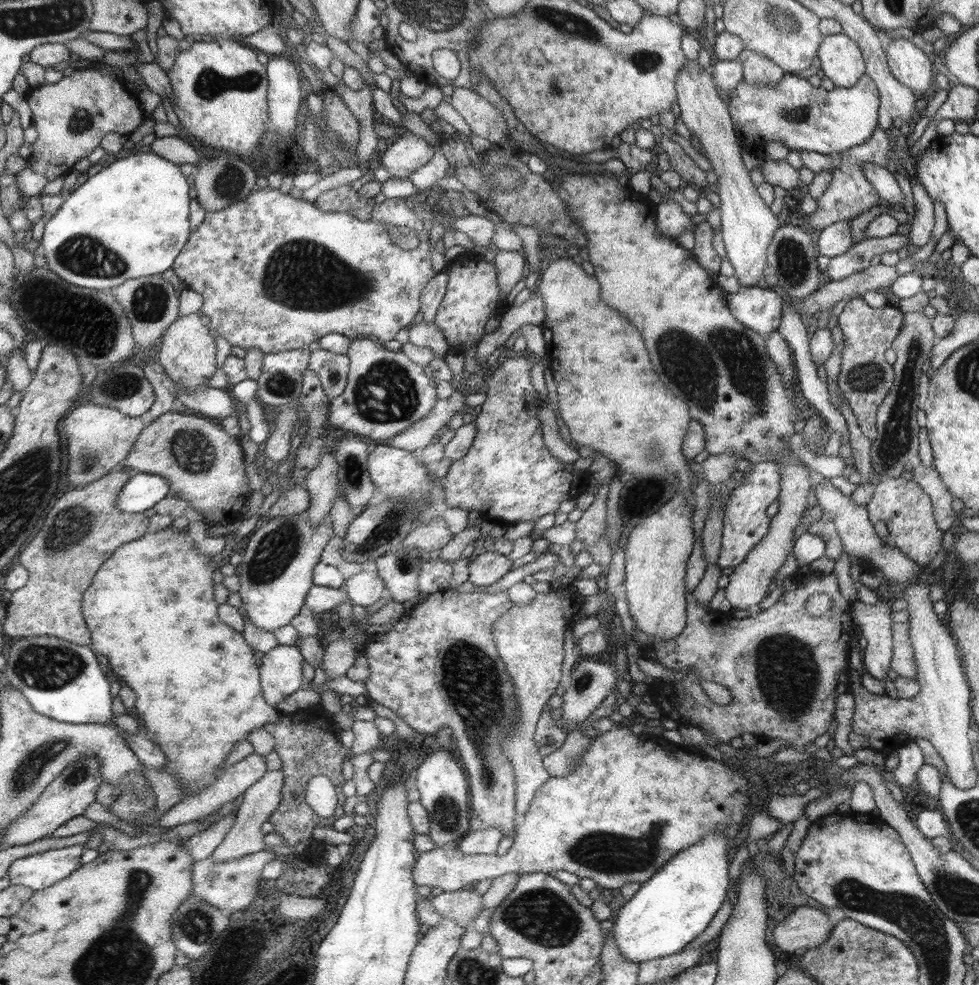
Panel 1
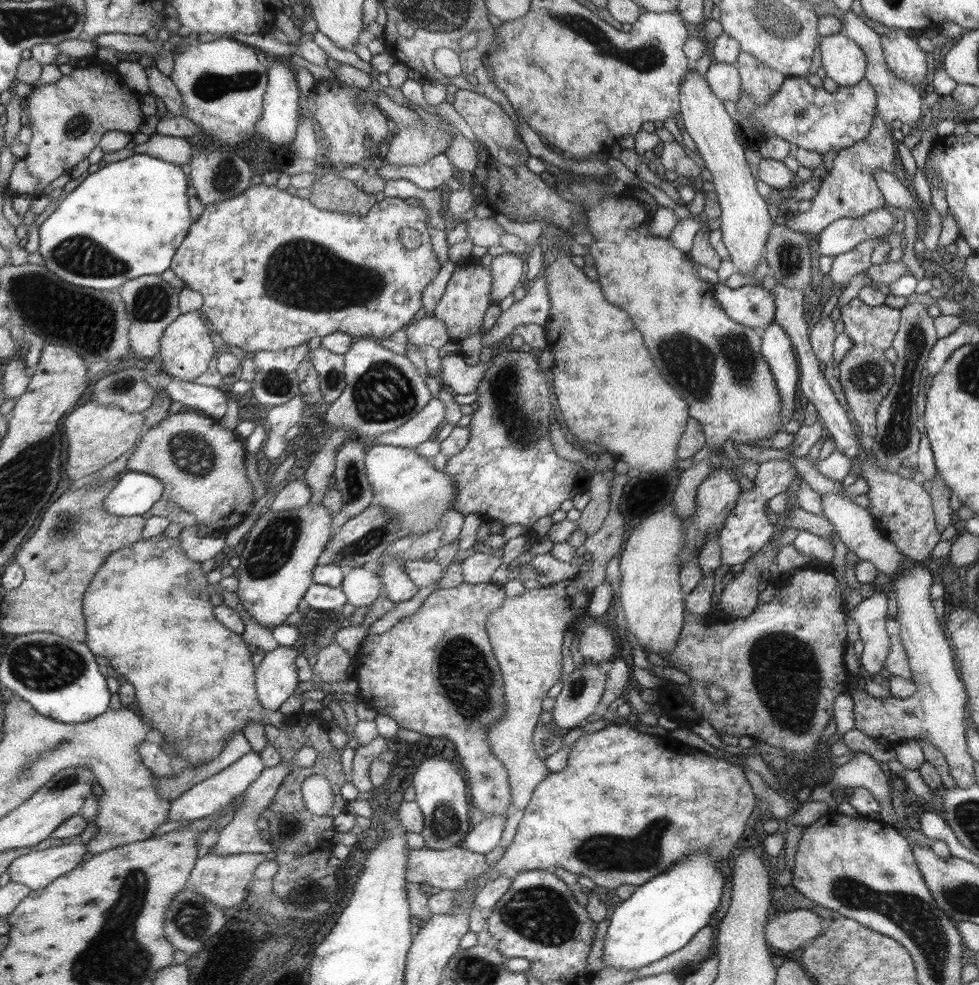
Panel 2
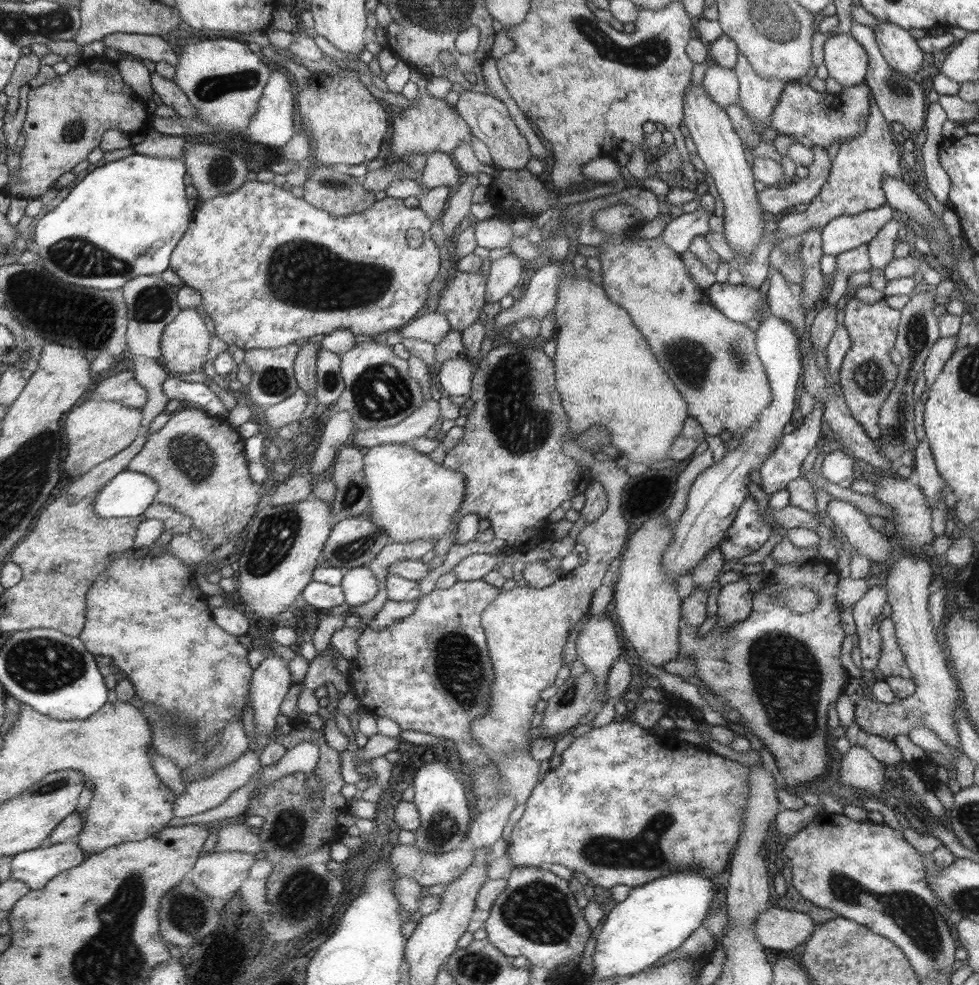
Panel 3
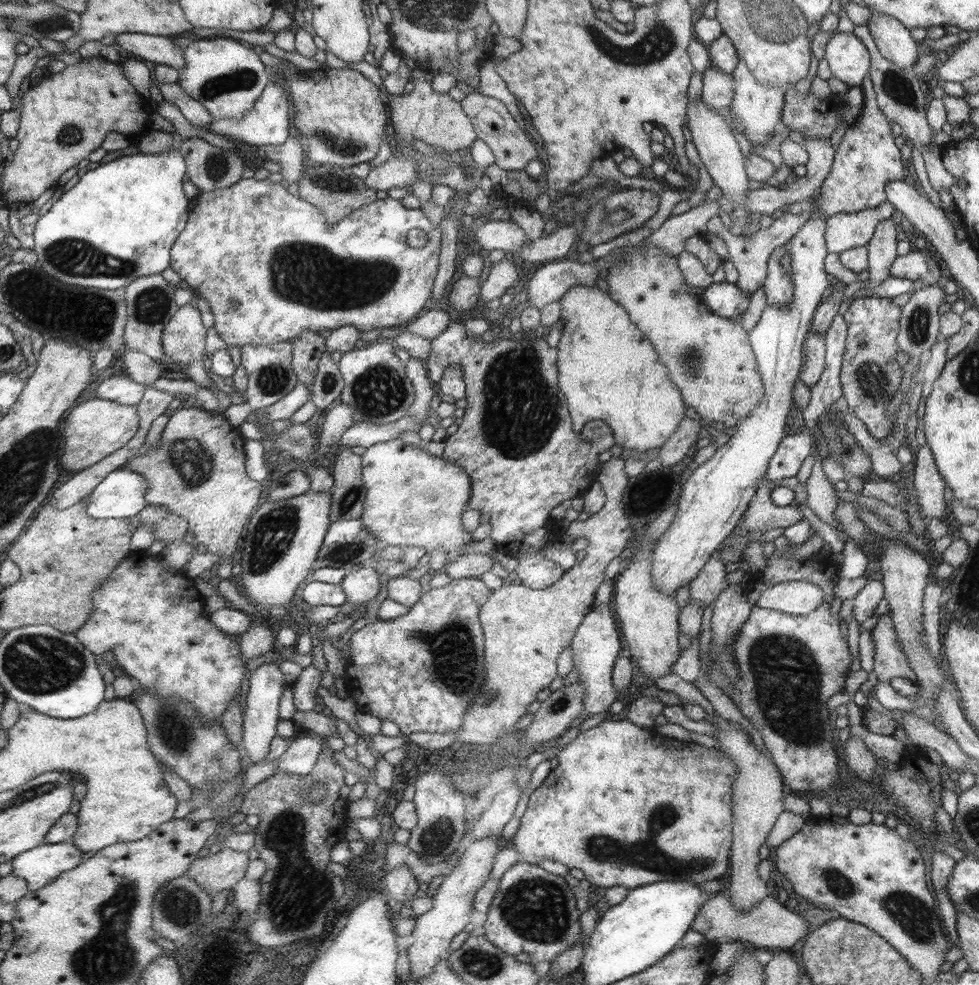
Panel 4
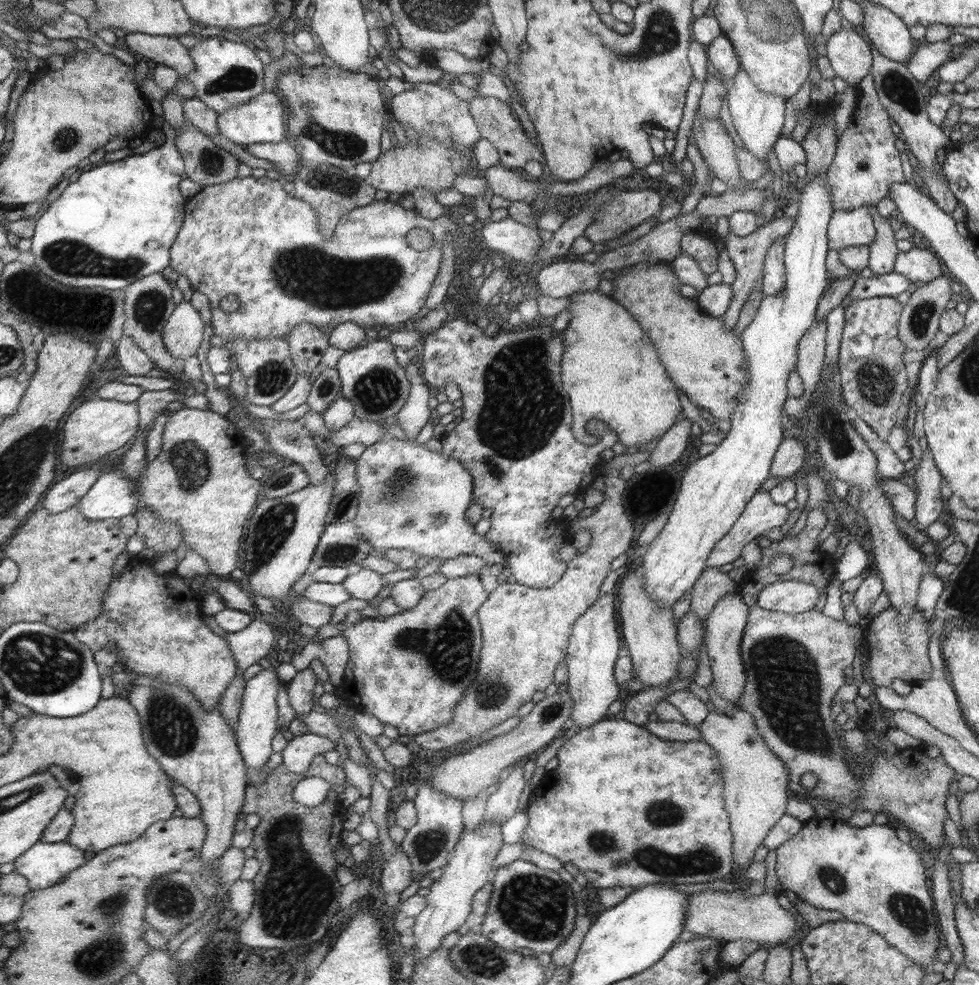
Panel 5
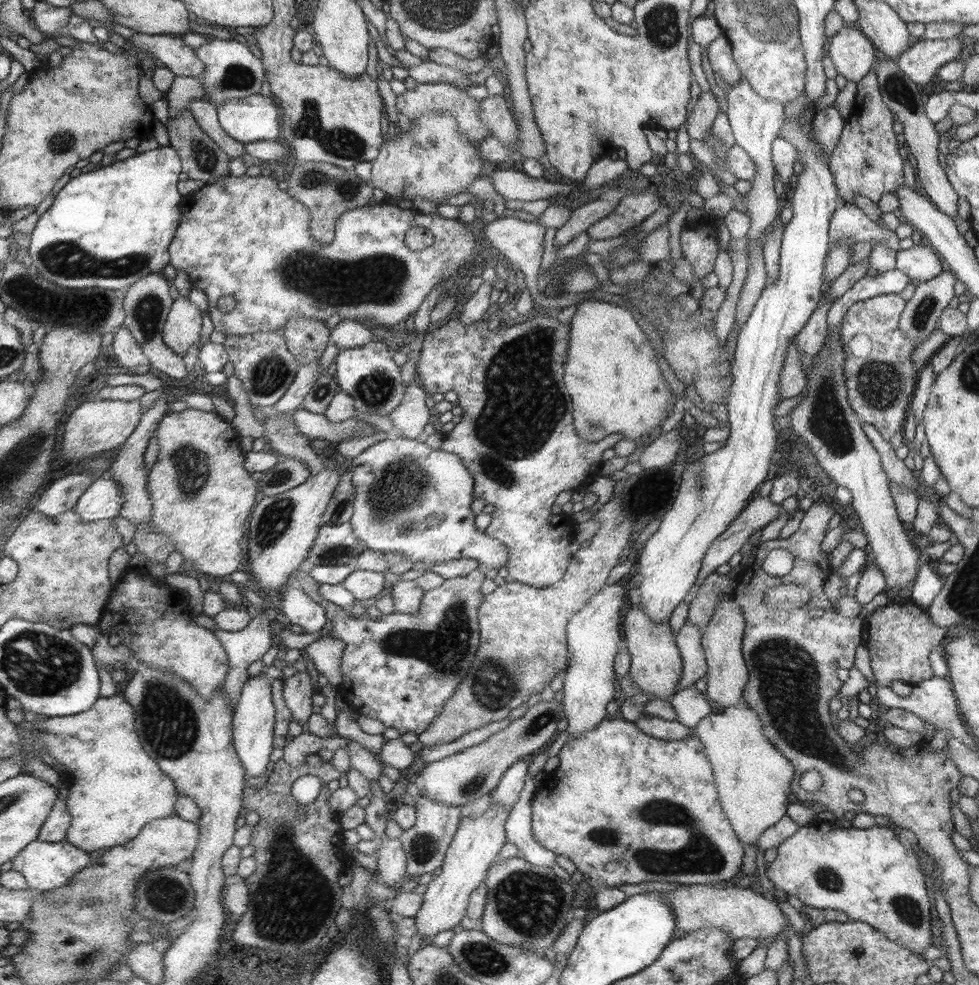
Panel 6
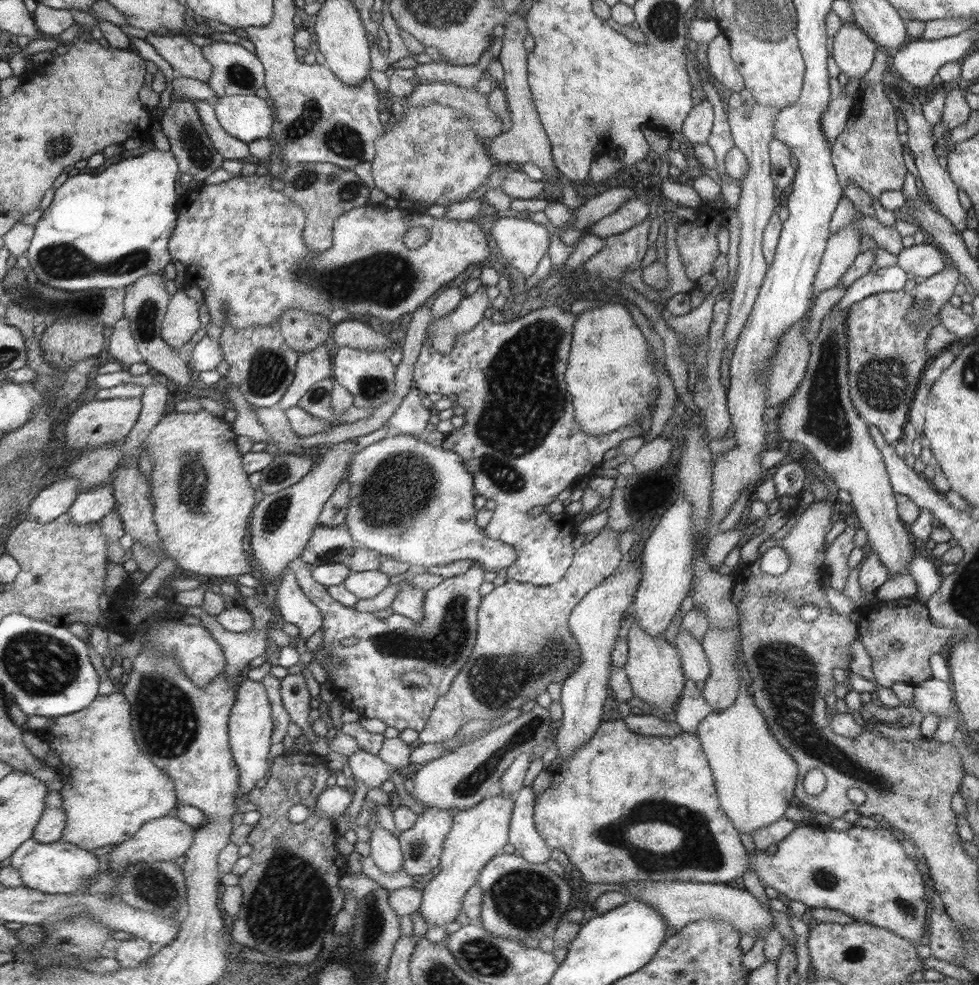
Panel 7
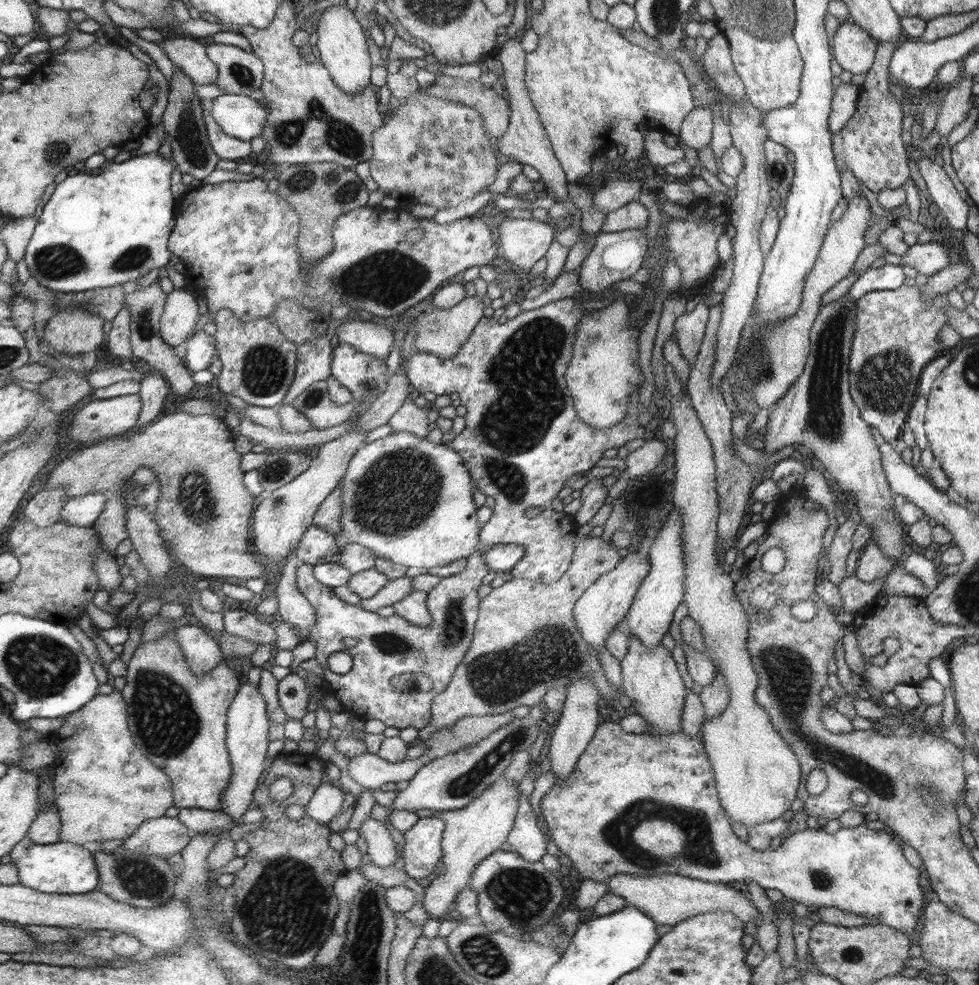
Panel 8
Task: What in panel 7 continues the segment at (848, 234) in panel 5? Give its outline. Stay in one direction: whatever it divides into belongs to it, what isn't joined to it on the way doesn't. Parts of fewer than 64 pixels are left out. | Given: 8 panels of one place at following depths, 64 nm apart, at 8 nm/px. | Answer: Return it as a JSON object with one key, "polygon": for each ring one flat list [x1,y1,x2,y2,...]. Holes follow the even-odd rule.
{"polygon":[[843,197,838,202,836,210,832,213,832,220,830,220,831,233,846,229,848,225,856,227,856,231,860,233,861,239,869,236,876,242,878,249,883,248,888,252,899,255,904,248,902,245,903,237,894,226,884,226,875,217,863,215,853,205,853,202]]}

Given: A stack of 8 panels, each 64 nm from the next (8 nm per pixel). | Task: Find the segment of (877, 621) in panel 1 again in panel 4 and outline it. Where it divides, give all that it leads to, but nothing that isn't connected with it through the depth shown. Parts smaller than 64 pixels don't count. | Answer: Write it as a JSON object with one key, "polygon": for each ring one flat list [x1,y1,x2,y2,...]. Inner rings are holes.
{"polygon":[[867,581,866,586,859,592,854,600,853,617,860,625,859,632,859,658,862,669,870,673,875,663,875,642,872,631,864,630,861,627,864,620,872,618,878,604,885,598,885,586,881,581]]}

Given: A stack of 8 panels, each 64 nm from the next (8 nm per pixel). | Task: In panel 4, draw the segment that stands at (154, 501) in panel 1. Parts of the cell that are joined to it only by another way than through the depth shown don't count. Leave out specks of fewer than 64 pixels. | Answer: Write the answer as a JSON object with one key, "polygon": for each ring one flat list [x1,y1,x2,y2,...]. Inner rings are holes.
{"polygon":[[128,468,118,470,90,496,88,511,97,519,120,519,127,521,148,505,146,489,149,482]]}

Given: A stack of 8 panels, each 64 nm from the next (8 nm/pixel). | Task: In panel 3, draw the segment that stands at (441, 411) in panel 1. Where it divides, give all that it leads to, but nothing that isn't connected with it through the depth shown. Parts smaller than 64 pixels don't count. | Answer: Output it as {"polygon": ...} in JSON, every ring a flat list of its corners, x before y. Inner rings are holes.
{"polygon":[[430,398,418,411,396,426,352,432,350,445,372,448,384,444,412,444,414,440,426,437,440,417,440,405]]}

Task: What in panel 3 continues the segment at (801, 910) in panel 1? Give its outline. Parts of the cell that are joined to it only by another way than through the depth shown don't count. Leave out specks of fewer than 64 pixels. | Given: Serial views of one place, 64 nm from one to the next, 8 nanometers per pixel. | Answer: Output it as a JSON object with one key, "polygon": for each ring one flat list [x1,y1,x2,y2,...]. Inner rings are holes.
{"polygon":[[772,904,772,908,764,910,756,921,754,934,766,948,788,952,794,951,802,943,807,943,817,927,808,914,780,909,776,904]]}

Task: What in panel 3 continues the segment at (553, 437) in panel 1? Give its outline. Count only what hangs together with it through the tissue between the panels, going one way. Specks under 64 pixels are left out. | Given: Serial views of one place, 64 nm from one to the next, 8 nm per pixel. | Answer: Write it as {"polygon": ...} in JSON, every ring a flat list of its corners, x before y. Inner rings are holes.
{"polygon":[[564,442,564,453,588,469,592,479,601,482,607,494,604,515,599,516,595,522,587,523,576,541,587,548,586,563,580,564,578,568,546,588,516,586,512,590,501,589,495,602,482,616,495,682,486,711,488,716,482,715,480,719,473,720,471,733,508,778,508,793,516,806,525,804,531,798,540,776,540,762,532,756,528,748,530,732,535,730,530,722,537,714,536,702,541,699,540,694,554,684,558,670,562,668,562,650,565,650,568,634,576,622,589,615,593,592,602,585,608,564,622,552,630,531,629,524,626,524,627,519,622,514,622,490,631,480,626,470,618,468,614,459,605,462,596,460,593,454,580,450,580,447,572,442]]}

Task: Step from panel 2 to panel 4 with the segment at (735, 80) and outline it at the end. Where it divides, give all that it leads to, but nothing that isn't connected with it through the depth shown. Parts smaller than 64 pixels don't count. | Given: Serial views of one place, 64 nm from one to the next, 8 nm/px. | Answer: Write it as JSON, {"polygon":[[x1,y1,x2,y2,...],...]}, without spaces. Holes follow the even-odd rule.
{"polygon":[[713,66,703,72,702,98,711,109,717,111,729,108,734,101,734,82,731,74,719,71]]}

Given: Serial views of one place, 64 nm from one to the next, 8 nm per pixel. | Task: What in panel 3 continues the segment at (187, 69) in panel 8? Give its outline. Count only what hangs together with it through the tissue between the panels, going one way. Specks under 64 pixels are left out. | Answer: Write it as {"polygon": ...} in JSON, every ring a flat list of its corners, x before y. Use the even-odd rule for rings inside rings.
{"polygon":[[118,33,106,36,103,42,111,49,140,56,155,63,166,61,176,66,180,62,179,51,160,36]]}

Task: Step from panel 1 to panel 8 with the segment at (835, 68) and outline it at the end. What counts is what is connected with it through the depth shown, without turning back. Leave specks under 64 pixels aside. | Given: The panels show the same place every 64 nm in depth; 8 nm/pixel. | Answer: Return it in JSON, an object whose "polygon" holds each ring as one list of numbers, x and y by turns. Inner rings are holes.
{"polygon":[[848,21,835,34,832,50,836,62,853,75,870,71,874,66,874,52,877,51,870,33]]}

